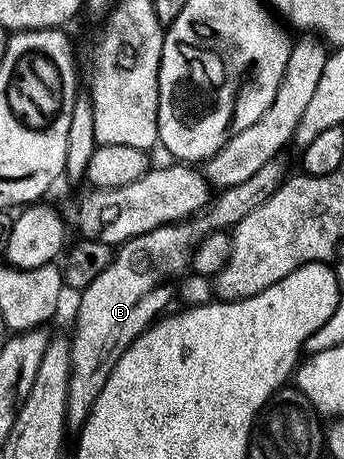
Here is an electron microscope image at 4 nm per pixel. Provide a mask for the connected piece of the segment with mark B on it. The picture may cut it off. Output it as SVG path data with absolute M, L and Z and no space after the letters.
M275 156L251 179L222 188L221 193L192 219L160 225L143 235L133 237L114 252L110 261L85 289L80 290L81 302L77 305L77 330L71 333L71 367L67 387L67 411L65 423L70 430L80 430L99 399L99 391L111 379L115 363L131 347L131 343L144 333L170 308L169 300L178 292L178 284L191 265L191 258L198 245L209 233L232 230L255 207L259 207L275 191L287 176L280 156Z

